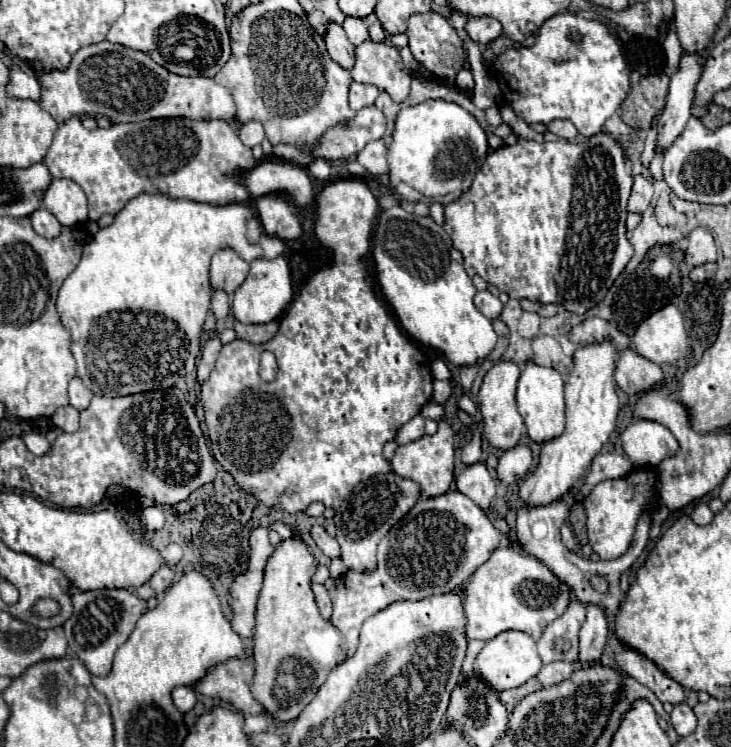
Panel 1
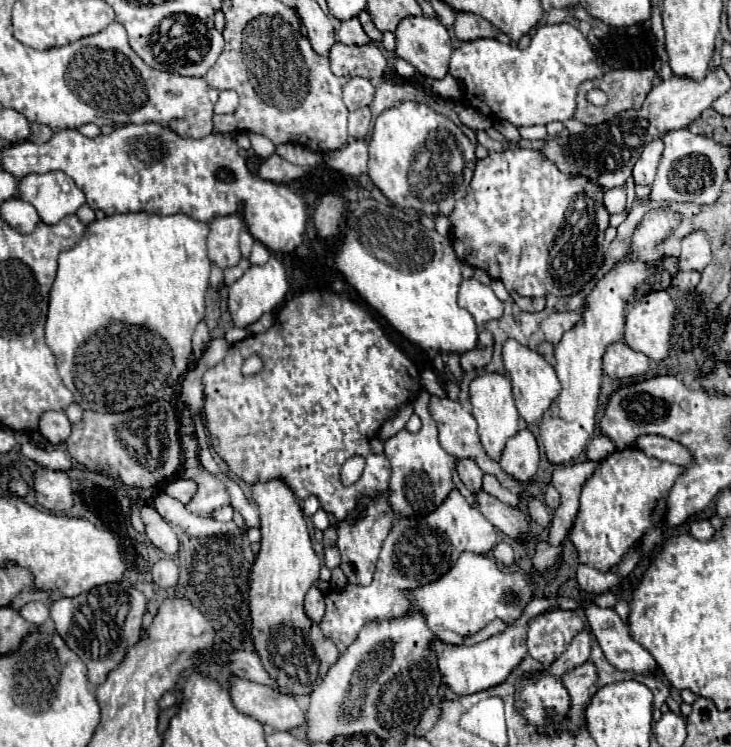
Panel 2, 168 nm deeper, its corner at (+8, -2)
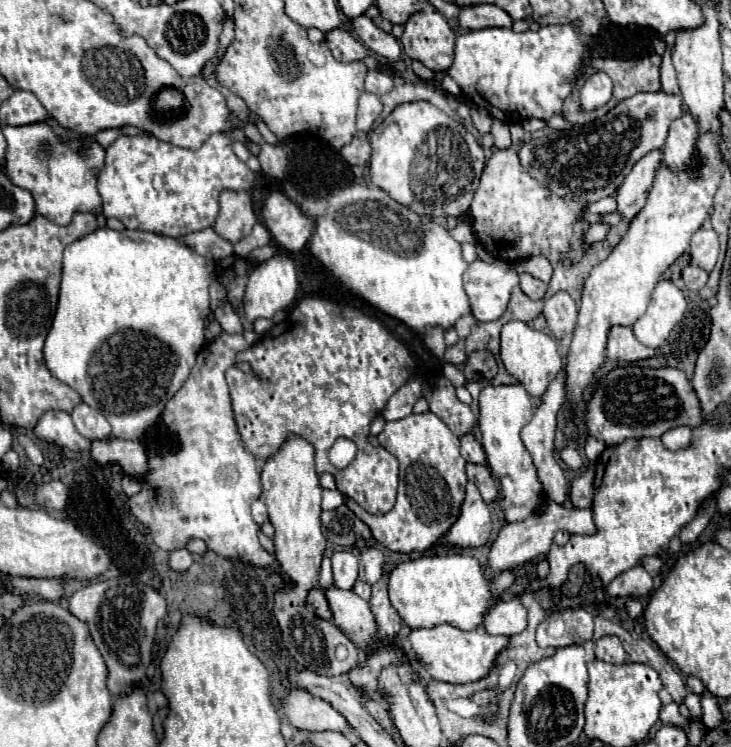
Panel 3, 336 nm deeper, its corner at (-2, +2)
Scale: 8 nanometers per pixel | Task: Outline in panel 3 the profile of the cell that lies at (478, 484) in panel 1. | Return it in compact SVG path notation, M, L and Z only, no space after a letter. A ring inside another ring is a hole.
M464 435L460 437L460 453L462 457L468 461L468 463L474 463L474 465L486 465L486 455L484 455L484 449L480 445L480 441L474 437L474 435Z

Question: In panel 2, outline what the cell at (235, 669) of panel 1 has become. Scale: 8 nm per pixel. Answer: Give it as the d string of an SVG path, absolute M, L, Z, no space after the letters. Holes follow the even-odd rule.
M236 677L230 695L238 711L258 719L260 723L272 725L276 731L290 731L306 723L306 711L294 697L284 695L278 689Z

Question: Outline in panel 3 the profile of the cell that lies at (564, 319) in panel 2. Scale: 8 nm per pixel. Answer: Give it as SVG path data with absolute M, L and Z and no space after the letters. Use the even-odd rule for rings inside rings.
M558 291L550 299L546 299L544 317L548 321L548 329L558 339L564 339L566 335L570 335L574 331L576 315L578 315L578 307L566 291Z

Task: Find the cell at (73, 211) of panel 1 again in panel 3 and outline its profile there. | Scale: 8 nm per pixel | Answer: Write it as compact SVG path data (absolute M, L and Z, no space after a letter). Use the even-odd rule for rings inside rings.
M46 123L24 125L24 127L4 127L4 137L8 141L6 153L6 173L14 185L28 189L36 199L36 211L58 225L68 225L72 215L78 211L100 213L102 199L96 189L96 175L104 163L104 149L92 143L84 153L78 149L78 141L70 145L60 143Z

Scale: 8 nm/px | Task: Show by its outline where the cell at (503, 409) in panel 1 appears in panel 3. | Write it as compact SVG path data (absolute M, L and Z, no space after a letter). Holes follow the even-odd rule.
M488 385L480 393L480 417L478 427L482 433L482 447L486 453L486 463L492 467L492 473L500 477L500 505L506 511L506 521L514 523L526 519L532 513L538 513L544 505L542 483L536 477L536 467L526 447L520 441L520 429L532 419L532 399L526 389L516 385Z

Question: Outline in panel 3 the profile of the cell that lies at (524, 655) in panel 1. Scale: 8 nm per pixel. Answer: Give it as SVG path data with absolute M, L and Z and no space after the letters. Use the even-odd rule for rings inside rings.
M444 625L444 627L410 631L408 643L434 679L462 685L462 683L474 683L478 679L484 679L494 669L498 655L506 647L510 647L510 637L488 635L484 627L480 627L480 631L460 631L456 627Z

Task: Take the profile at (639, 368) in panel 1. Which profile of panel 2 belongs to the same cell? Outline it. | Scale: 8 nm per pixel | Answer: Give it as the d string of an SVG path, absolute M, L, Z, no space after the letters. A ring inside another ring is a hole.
M624 341L612 343L606 347L602 369L612 379L624 379L624 377L636 377L644 375L648 371L648 357L626 347Z

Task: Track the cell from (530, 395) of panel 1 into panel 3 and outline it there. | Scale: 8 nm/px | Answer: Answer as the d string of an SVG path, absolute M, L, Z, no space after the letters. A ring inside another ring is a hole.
M512 321L502 327L500 357L506 371L512 377L516 377L532 397L542 397L548 385L556 379L556 375L562 369L562 355L558 351L558 343L550 335L542 331L534 331L528 323L522 321Z

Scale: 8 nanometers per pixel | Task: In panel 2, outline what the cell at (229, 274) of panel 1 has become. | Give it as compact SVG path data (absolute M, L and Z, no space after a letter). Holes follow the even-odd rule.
M216 215L210 221L210 235L206 239L208 259L222 269L234 267L240 261L238 235L242 231L240 217L234 215Z

